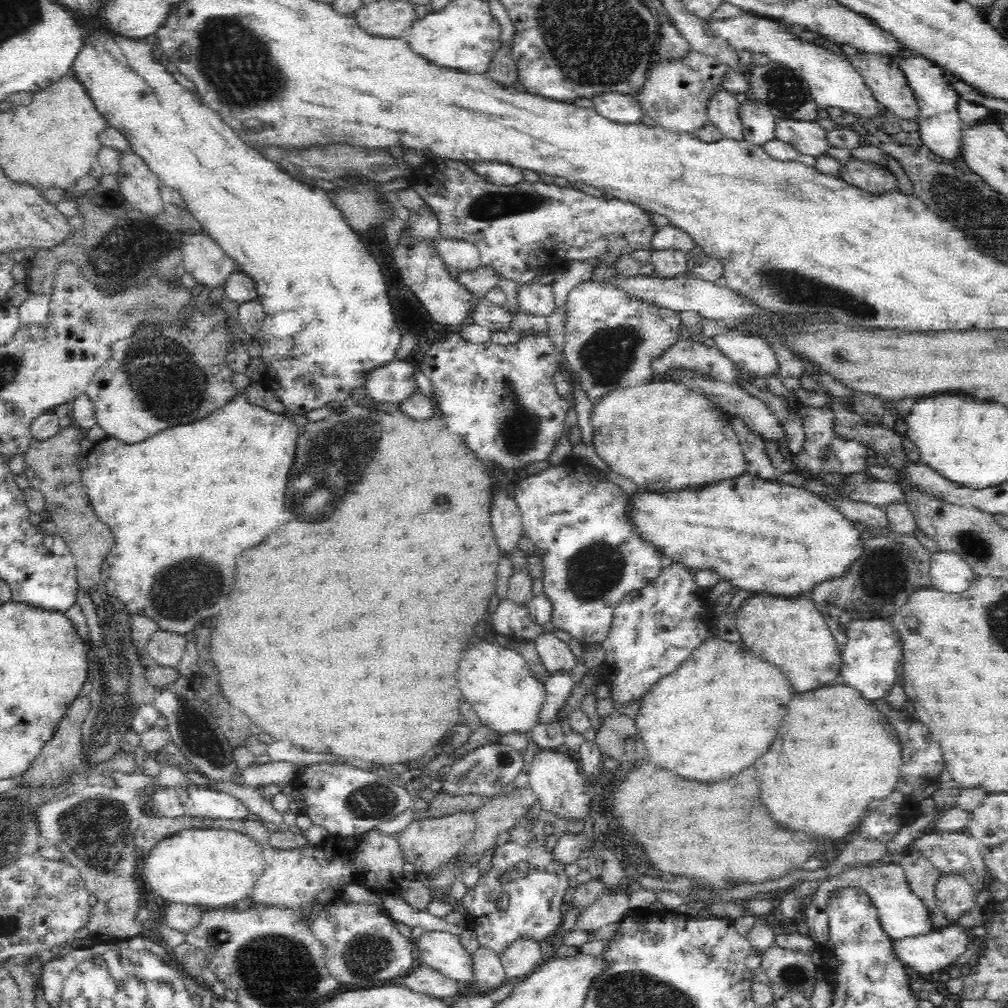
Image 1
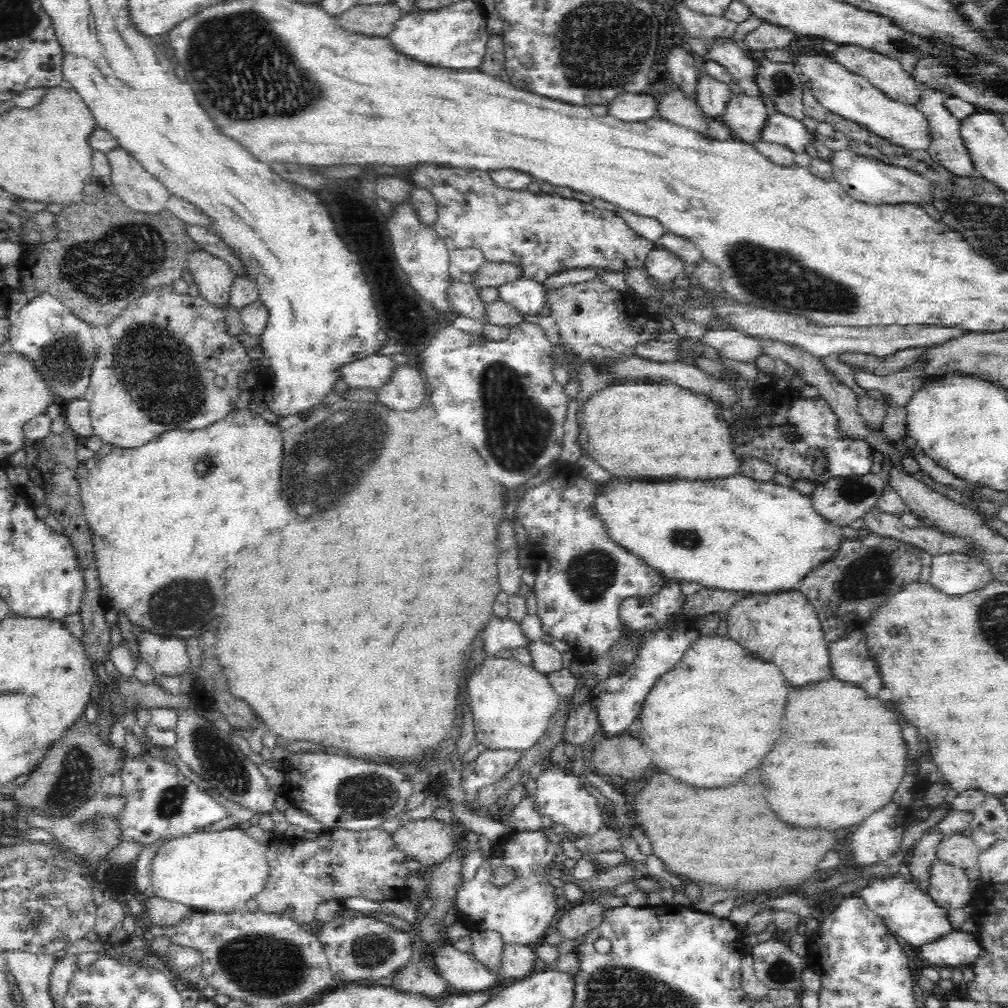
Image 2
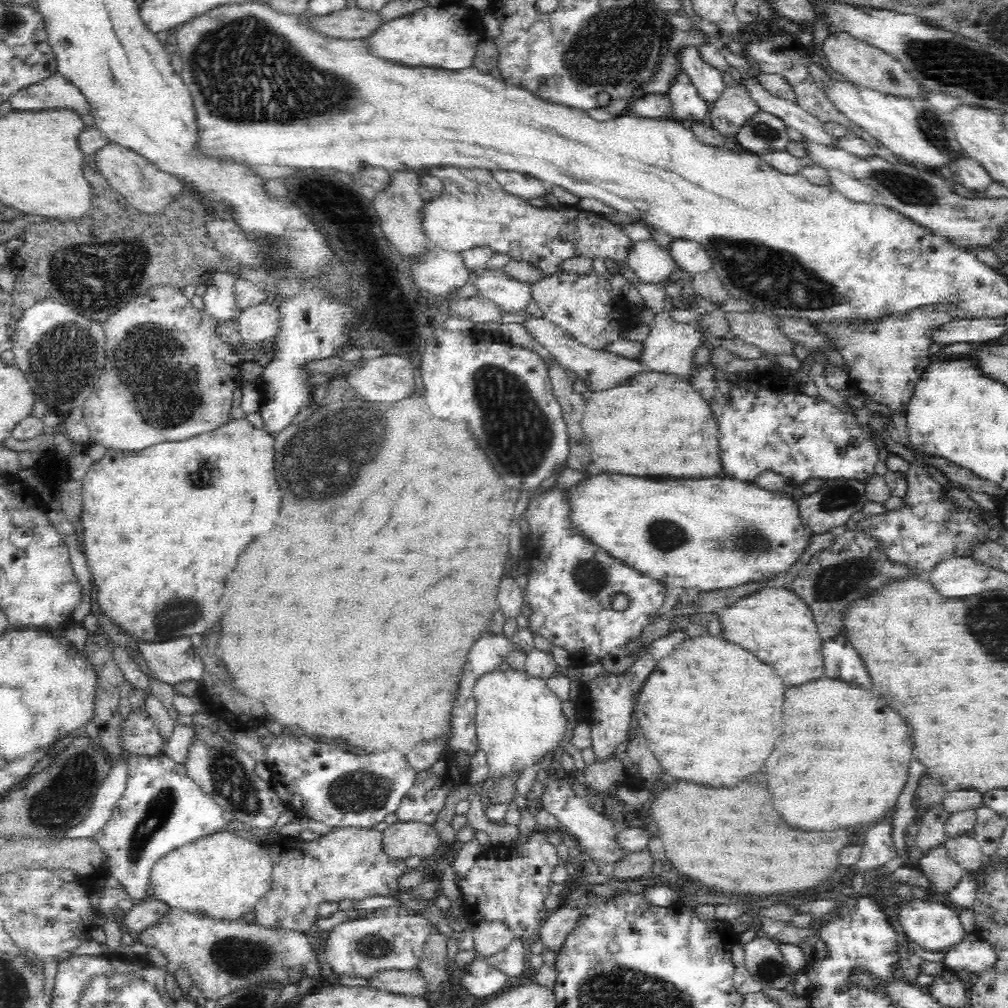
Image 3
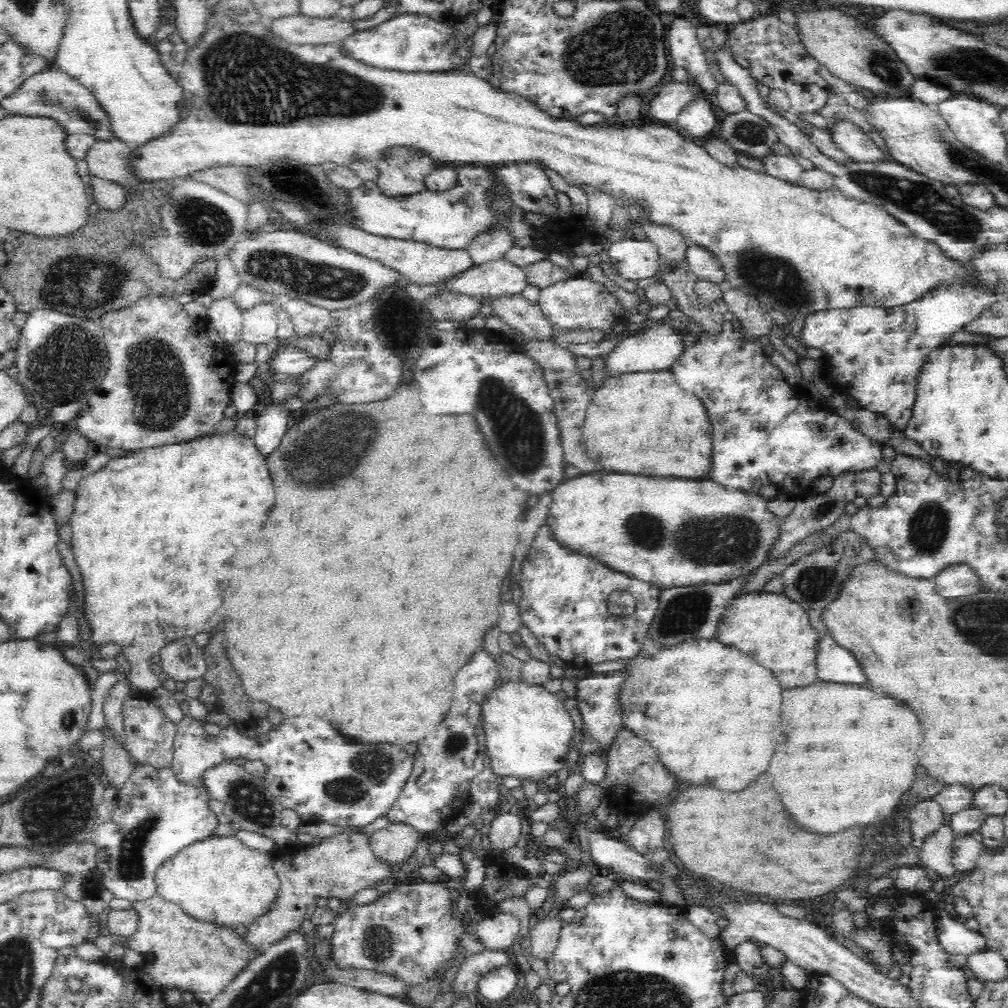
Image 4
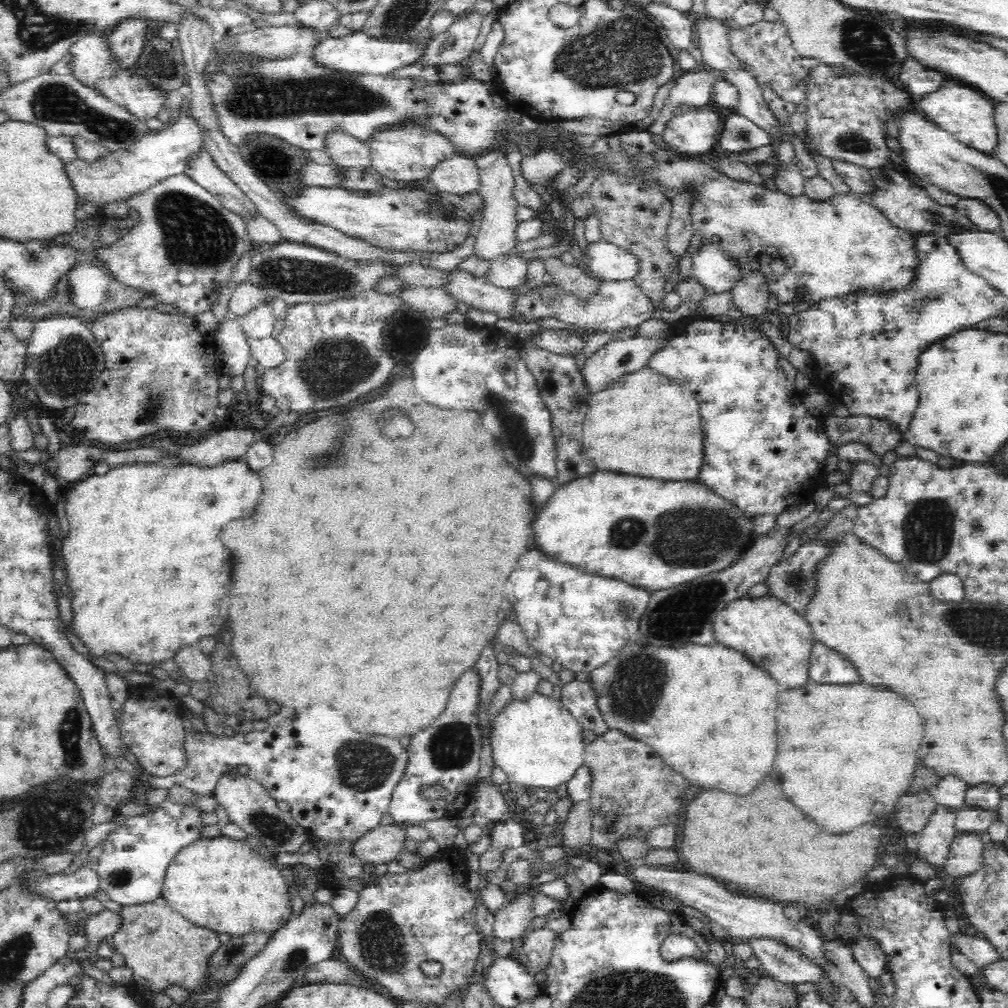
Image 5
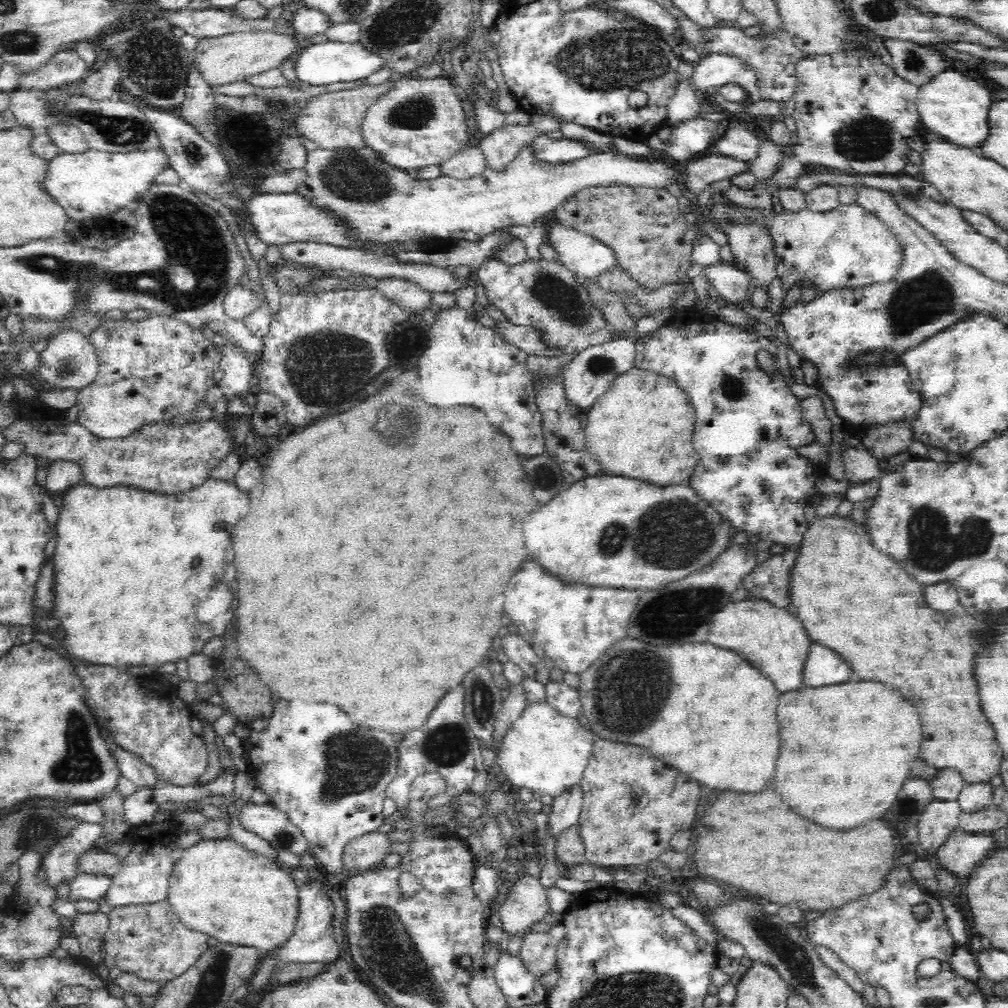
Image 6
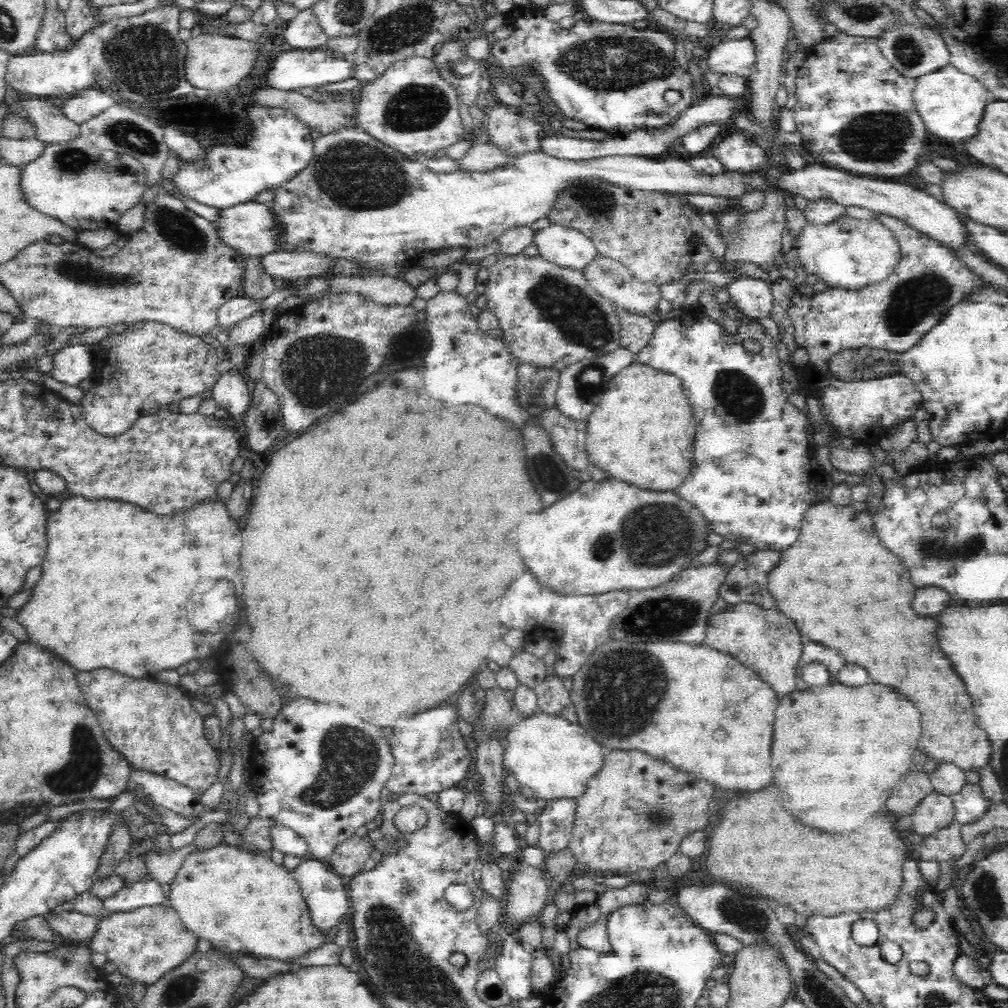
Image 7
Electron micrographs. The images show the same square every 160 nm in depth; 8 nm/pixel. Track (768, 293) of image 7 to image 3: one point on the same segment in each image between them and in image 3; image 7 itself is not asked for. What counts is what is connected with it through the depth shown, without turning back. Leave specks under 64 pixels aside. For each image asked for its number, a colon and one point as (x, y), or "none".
3: (691, 257)
4: (702, 262)
5: (715, 271)
6: (729, 282)

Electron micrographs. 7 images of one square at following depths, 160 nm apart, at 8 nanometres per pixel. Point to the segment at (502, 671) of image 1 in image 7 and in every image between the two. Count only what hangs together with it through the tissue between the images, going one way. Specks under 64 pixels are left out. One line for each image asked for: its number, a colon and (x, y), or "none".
2: (511, 703)
3: (518, 720)
4: (527, 731)
5: (536, 741)
6: (543, 750)
7: (555, 758)

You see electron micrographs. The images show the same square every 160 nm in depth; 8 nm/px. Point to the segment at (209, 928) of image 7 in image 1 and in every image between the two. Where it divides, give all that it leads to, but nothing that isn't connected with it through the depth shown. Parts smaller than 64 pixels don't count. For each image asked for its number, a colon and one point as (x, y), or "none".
1: (209, 868)
2: (212, 871)
3: (221, 875)
4: (220, 879)
5: (218, 882)
6: (218, 887)

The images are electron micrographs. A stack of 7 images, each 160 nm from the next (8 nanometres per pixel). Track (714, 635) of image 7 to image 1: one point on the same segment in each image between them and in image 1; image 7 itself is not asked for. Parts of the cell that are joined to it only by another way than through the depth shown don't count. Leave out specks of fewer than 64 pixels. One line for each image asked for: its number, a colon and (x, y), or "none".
1: (790, 633)
2: (783, 628)
3: (773, 623)
4: (776, 631)
5: (776, 637)
6: (773, 639)

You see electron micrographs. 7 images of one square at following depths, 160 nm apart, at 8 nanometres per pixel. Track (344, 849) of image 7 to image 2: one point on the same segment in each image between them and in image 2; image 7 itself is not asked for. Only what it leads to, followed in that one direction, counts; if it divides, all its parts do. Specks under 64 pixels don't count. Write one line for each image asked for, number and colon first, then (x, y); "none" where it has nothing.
2: (430, 841)
3: (402, 839)
4: (395, 844)
5: (382, 844)
6: (363, 853)

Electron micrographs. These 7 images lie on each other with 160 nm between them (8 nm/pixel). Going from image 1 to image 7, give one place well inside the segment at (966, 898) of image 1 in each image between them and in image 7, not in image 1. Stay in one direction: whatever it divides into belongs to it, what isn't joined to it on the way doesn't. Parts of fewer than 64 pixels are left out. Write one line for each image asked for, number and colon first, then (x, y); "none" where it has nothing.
2: (949, 887)
3: (942, 872)
4: (936, 853)
5: (935, 840)
6: (940, 818)
7: (936, 812)

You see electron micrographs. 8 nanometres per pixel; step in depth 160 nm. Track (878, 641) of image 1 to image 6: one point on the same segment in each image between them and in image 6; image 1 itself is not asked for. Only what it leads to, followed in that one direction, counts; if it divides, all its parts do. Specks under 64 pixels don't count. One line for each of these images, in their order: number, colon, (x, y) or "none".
2: (850, 658)
3: (841, 661)
4: (835, 664)
5: (826, 666)
6: (823, 667)

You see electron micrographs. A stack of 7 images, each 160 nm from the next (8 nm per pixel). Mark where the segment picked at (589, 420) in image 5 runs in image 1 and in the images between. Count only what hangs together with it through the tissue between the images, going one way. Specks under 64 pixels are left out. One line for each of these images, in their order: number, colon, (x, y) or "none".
1: (664, 433)
2: (646, 432)
3: (656, 425)
4: (638, 420)

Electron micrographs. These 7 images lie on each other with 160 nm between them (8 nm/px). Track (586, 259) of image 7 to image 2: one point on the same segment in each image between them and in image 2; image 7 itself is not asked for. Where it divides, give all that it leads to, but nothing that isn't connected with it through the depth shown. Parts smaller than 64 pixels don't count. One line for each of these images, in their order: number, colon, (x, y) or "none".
2: (663, 266)
3: (652, 264)
4: (634, 259)
5: (606, 261)
6: (584, 256)

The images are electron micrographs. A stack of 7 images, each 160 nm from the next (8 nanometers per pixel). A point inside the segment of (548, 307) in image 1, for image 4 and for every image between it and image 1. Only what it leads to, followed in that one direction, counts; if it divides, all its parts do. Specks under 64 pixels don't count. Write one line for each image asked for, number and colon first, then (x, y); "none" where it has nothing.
2: (529, 297)
3: (512, 296)
4: (492, 281)

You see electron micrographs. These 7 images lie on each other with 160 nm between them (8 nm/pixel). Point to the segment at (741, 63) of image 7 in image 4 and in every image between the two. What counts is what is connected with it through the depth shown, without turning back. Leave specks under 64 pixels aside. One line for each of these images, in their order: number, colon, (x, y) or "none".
4: (665, 106)
5: (695, 89)
6: (716, 69)

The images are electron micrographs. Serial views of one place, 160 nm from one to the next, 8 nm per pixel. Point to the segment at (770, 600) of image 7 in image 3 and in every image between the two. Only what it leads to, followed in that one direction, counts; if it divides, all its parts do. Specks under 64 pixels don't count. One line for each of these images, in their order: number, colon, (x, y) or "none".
3: (855, 565)
4: (814, 581)
5: (795, 580)
6: (771, 580)

